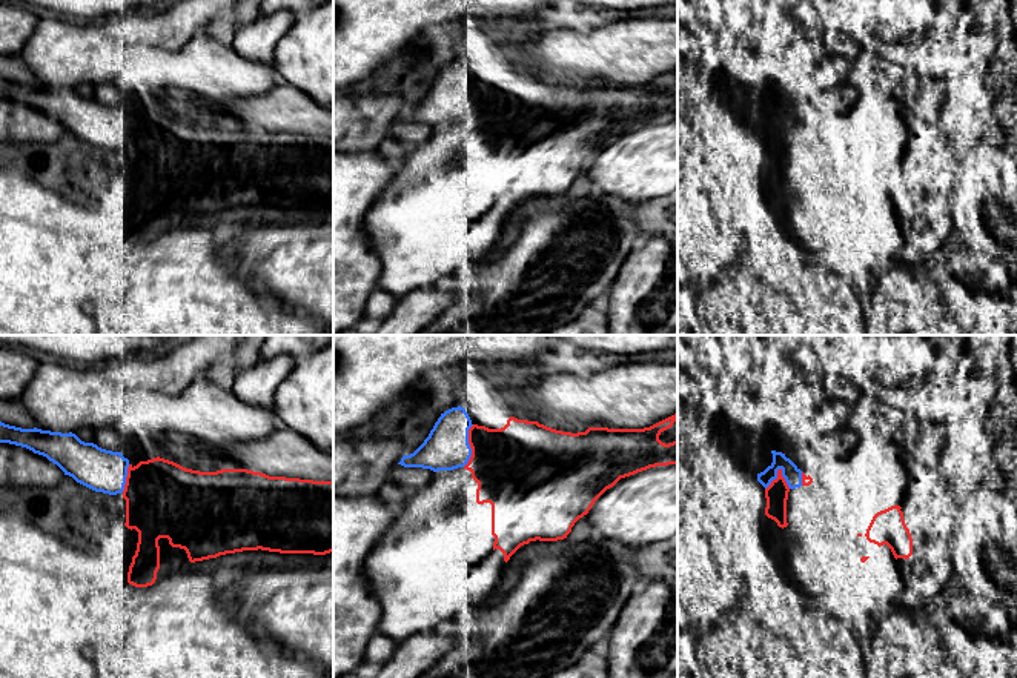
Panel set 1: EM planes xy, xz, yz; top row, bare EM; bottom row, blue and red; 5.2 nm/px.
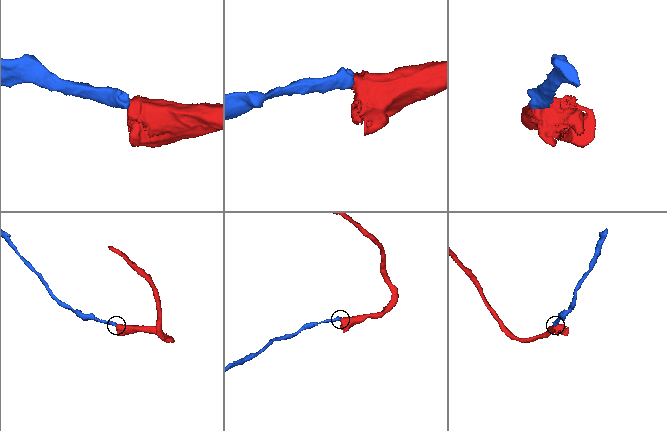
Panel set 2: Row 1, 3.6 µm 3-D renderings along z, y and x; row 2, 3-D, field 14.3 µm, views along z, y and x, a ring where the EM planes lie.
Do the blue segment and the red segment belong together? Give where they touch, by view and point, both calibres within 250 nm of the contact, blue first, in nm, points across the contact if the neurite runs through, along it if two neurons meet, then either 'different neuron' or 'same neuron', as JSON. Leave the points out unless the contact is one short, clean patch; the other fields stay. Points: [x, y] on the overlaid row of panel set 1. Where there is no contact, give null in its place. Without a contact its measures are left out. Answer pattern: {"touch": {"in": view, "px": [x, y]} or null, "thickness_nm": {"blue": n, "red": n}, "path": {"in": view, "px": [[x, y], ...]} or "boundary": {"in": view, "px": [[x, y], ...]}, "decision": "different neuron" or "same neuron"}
{"touch": {"in": "yz", "px": [775, 478]}, "thickness_nm": {"blue": 90, "red": 120}, "decision": "different neuron"}

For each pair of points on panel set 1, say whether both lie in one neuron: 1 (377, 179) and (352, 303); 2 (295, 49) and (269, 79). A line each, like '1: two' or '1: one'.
1: one
2: two

